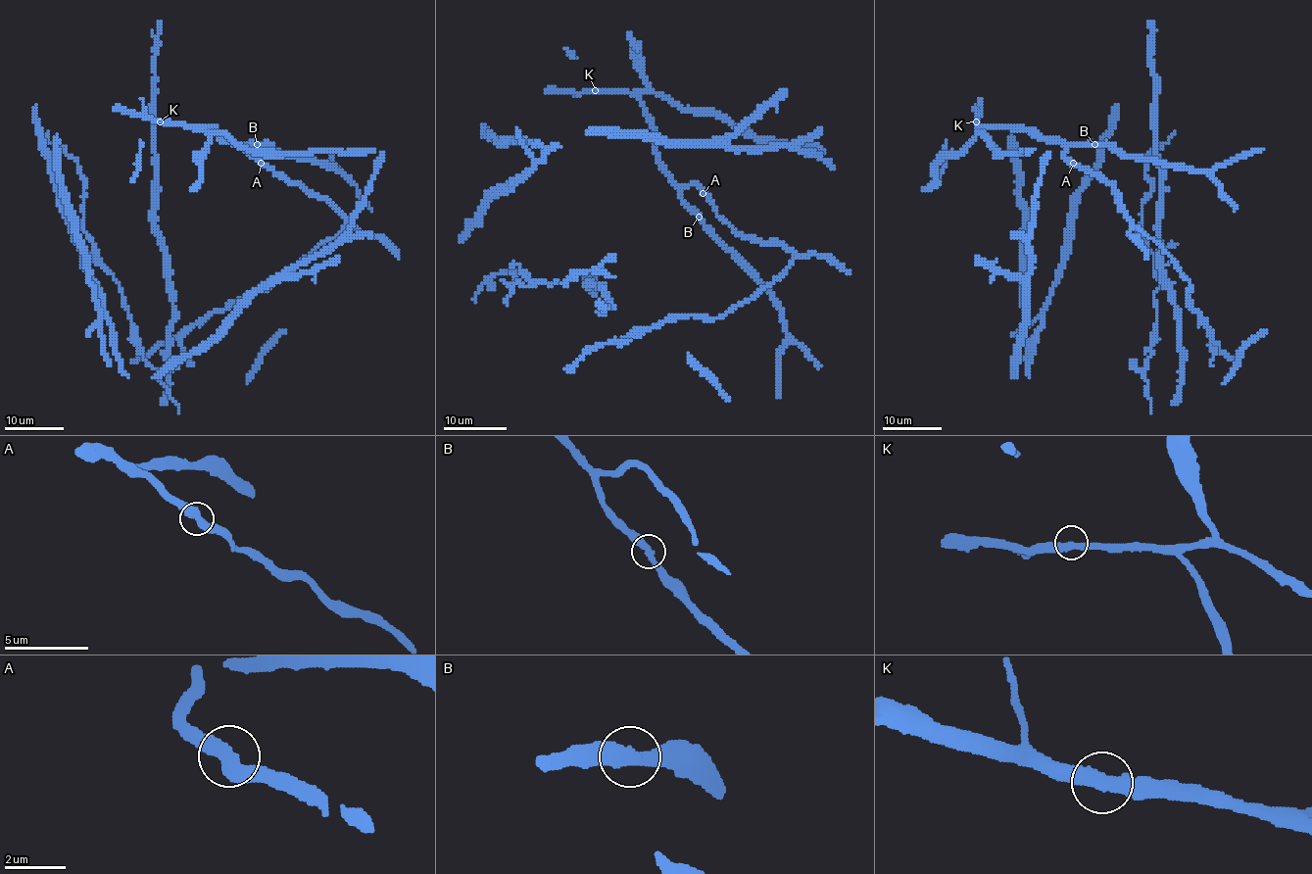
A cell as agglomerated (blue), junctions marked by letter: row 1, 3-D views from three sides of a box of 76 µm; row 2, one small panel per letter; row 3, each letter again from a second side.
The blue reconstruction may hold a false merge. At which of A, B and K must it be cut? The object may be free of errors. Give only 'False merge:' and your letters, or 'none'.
False merge: none

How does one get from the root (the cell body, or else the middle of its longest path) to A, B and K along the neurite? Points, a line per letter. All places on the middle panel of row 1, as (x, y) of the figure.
A: (653, 126), (653, 149), (660, 167), (679, 185), (695, 184), (703, 193)
B: (653, 126), (653, 149), (660, 162), (660, 169), (699, 216)
K: (653, 126), (646, 108), (633, 95), (595, 90)

